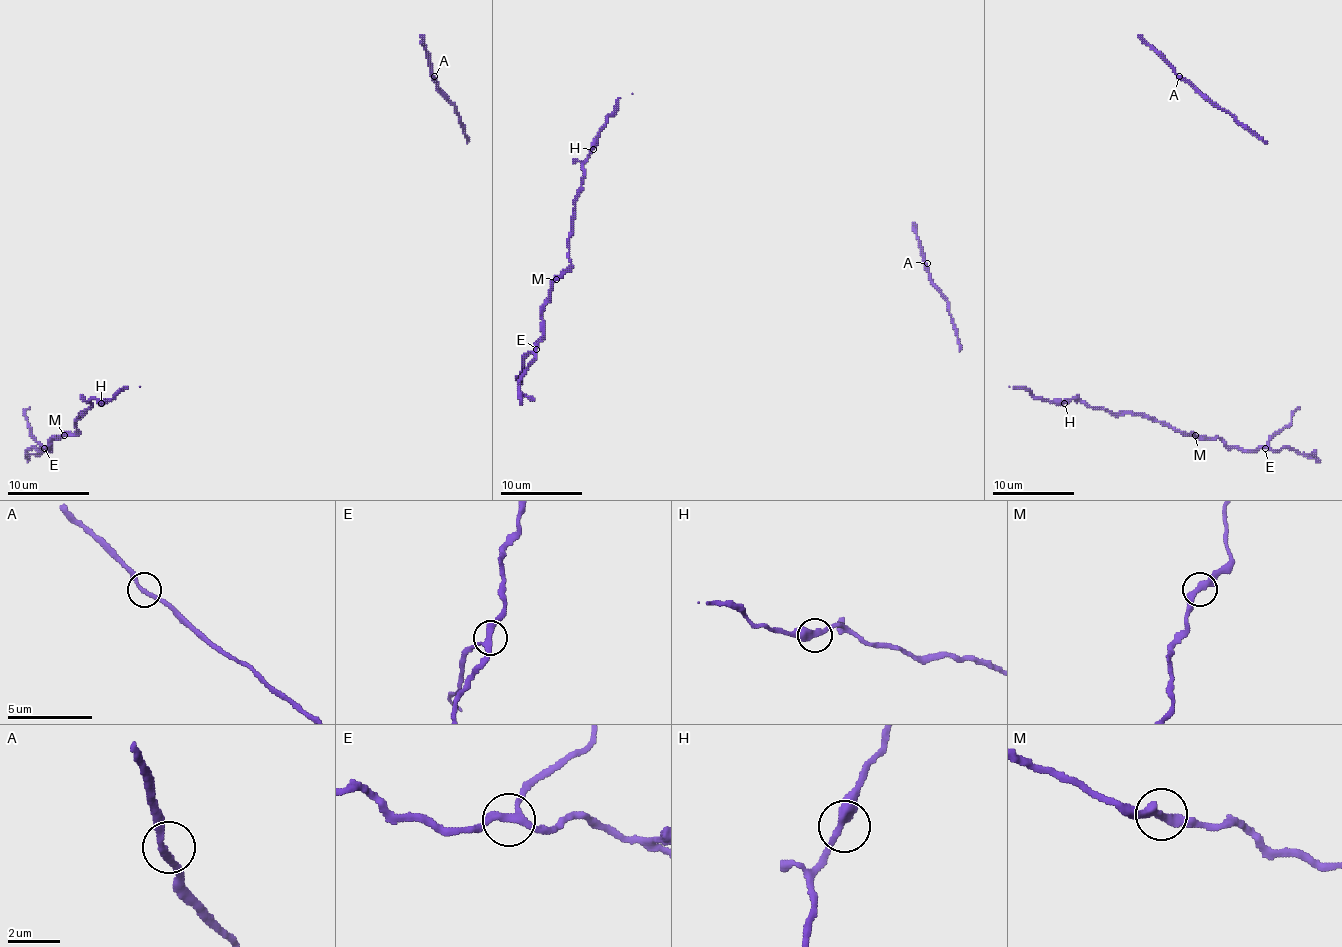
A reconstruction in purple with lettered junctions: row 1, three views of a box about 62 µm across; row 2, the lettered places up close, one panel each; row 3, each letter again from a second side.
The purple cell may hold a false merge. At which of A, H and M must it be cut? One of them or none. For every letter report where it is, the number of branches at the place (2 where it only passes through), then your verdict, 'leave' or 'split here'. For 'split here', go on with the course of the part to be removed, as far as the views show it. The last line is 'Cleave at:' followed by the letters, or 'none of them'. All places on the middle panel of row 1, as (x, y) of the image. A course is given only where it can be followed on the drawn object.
A: (927, 263) | 2 | leave
H: (593, 149) | 2 | leave
M: (556, 279) | 2 | split here | (557, 280), (542, 312), (542, 339), (520, 382), (520, 390), (534, 400)
Cleave at: M

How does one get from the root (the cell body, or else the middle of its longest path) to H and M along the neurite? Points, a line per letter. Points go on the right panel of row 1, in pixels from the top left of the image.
H: (1009, 386), (1023, 386), (1034, 397), (1064, 403)
M: (1009, 386), (1023, 386), (1034, 397), (1048, 401), (1079, 399), (1091, 407), (1113, 413), (1148, 415), (1195, 436)

